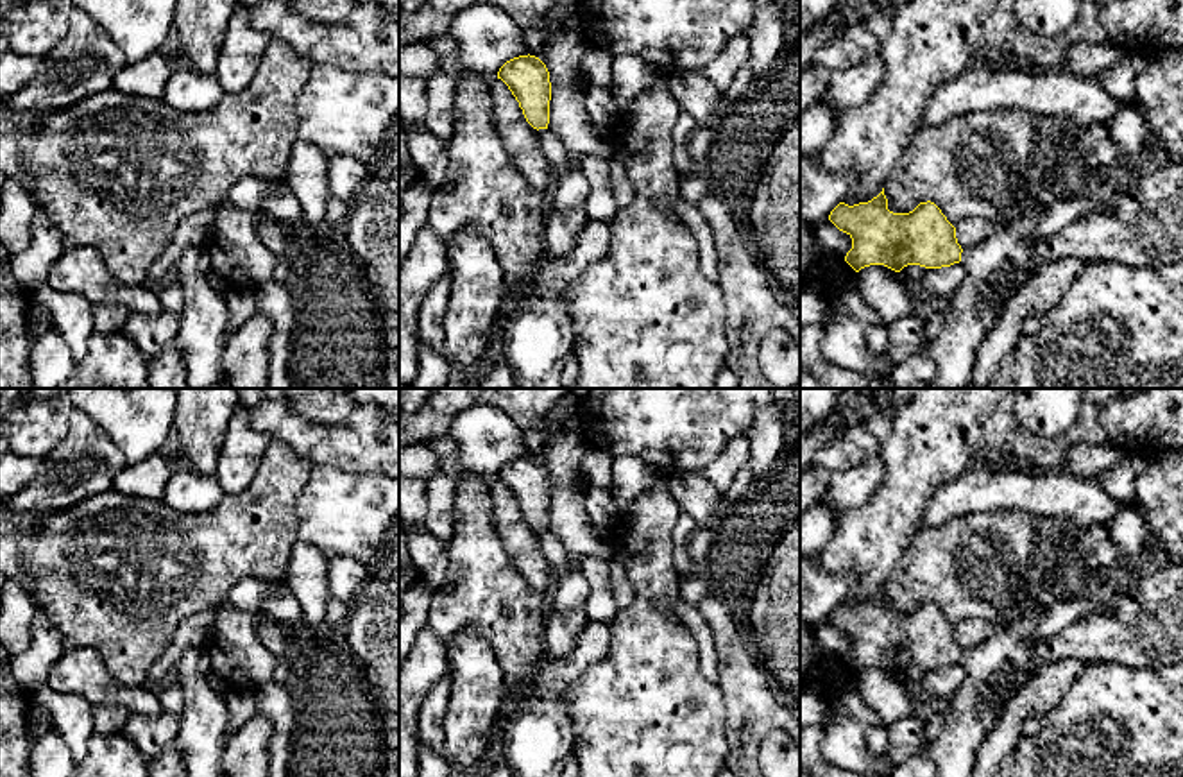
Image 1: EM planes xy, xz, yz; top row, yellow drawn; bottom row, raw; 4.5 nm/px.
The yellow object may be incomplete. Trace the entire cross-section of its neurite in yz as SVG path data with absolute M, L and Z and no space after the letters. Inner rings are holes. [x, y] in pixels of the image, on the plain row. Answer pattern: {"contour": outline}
{"contour": "M1051 553L1047 573L1033 587L1020 614L993 628L974 650L957 645L956 628L934 603L920 603L909 614L893 614L884 589L868 603L839 603L829 621L852 639L845 662L855 673L870 666L884 666L895 673L907 666L963 666L966 679L947 702L950 716L931 747L931 759L936 777L974 777L977 748L1009 704L1008 689L1024 686L1024 679L1031 675L1036 659L1031 636L1052 605L1067 598L1076 569L1072 559Z"}

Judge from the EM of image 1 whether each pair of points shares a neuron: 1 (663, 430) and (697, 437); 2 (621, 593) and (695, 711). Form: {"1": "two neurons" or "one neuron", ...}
{"1": "one neuron", "2": "two neurons"}

